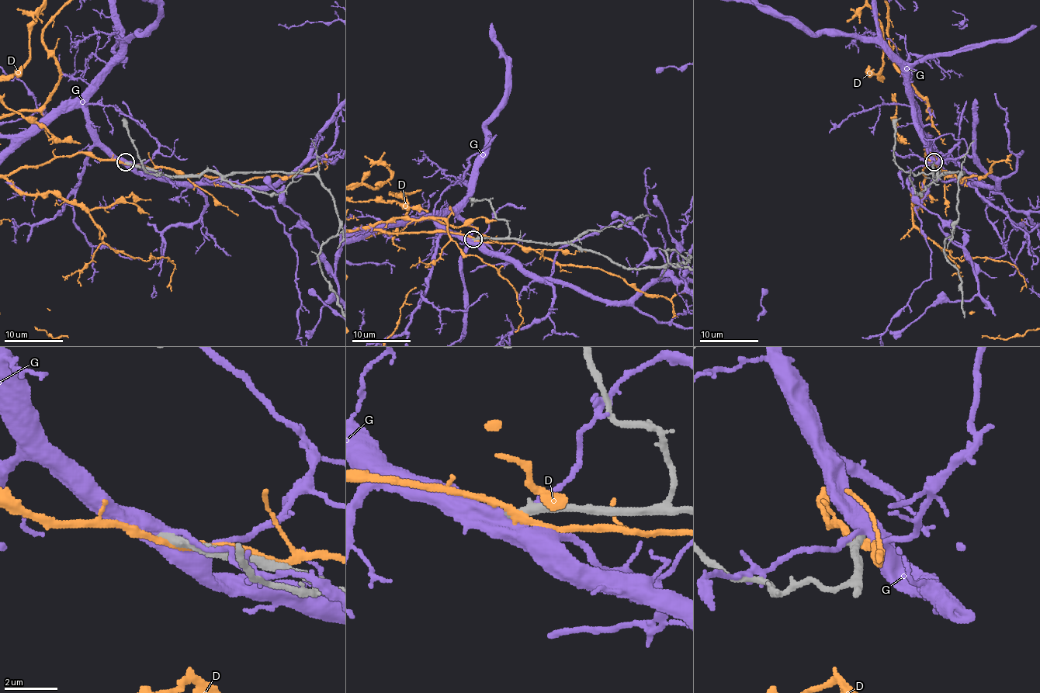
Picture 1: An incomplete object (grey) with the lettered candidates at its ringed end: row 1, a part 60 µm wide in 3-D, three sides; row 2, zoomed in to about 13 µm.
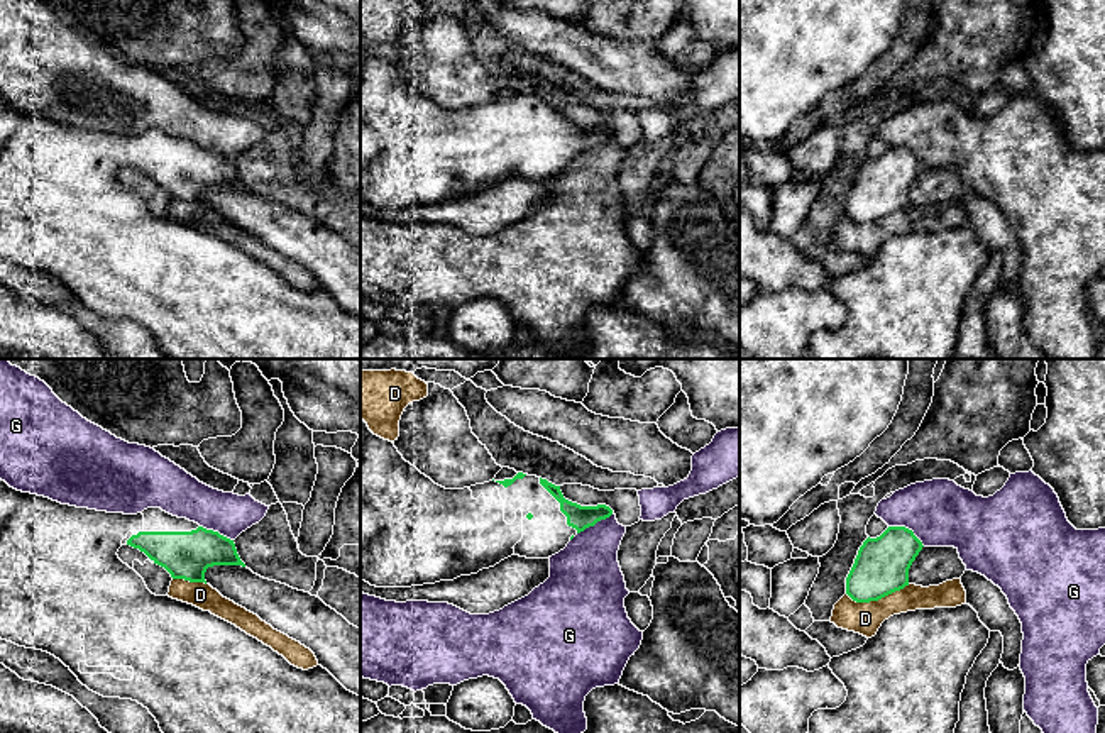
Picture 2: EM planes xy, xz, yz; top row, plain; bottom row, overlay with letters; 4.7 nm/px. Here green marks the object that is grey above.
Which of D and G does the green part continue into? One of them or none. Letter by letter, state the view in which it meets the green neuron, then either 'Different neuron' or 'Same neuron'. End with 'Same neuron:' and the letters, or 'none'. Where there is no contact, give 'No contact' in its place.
D: Touches green in yz. Different neuron
G: Touches green in yz. Different neuron
Same neuron: none

